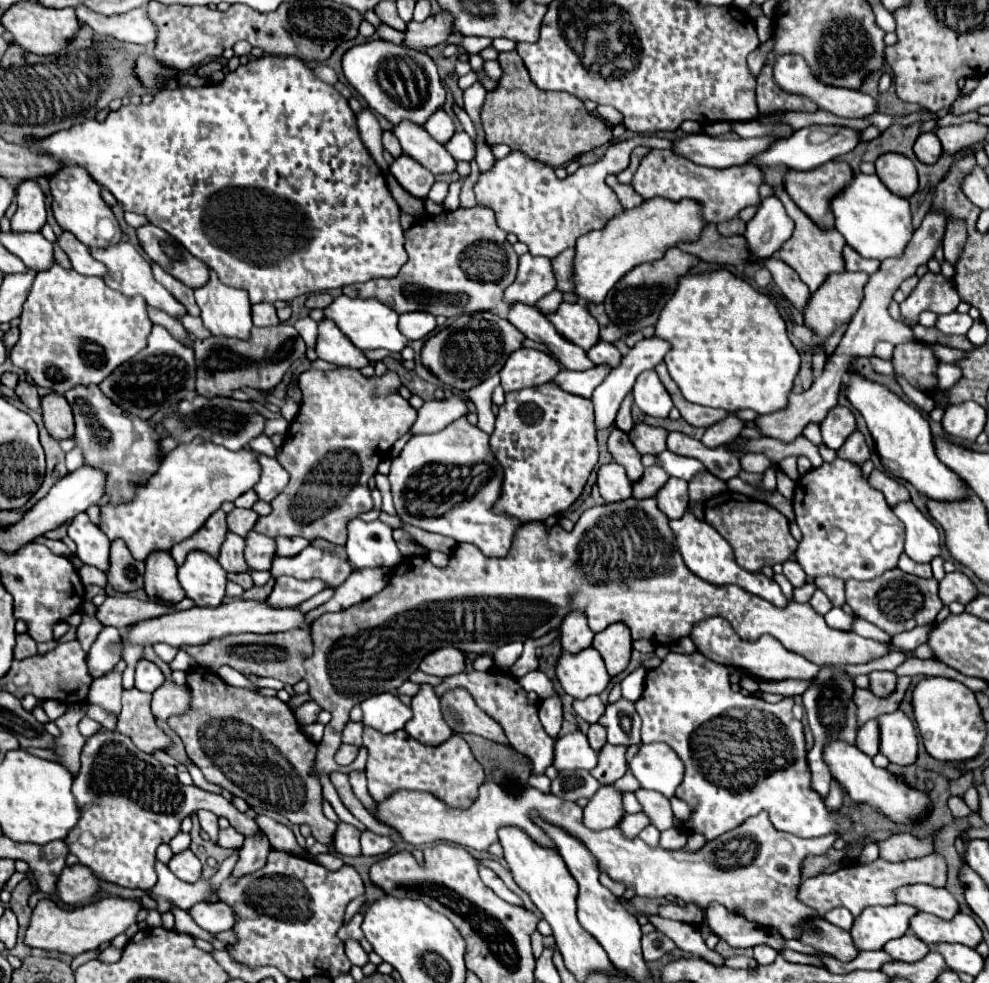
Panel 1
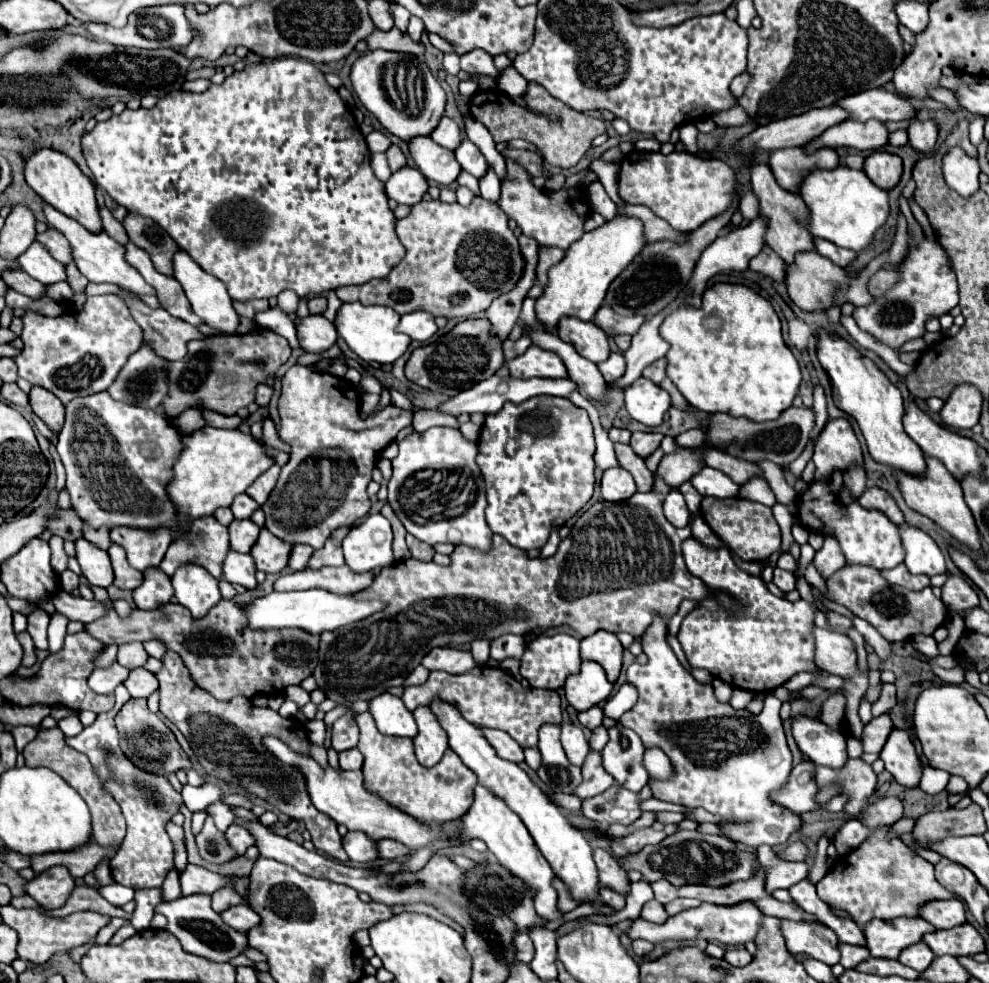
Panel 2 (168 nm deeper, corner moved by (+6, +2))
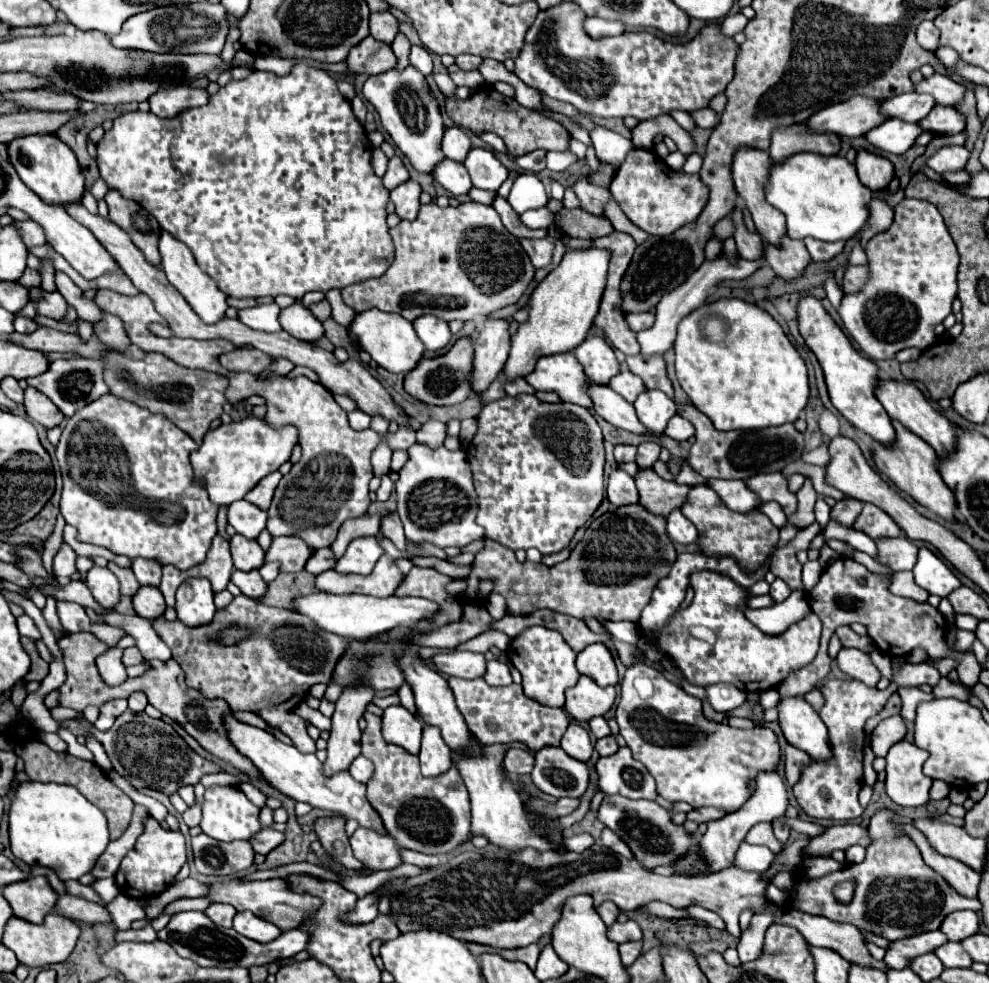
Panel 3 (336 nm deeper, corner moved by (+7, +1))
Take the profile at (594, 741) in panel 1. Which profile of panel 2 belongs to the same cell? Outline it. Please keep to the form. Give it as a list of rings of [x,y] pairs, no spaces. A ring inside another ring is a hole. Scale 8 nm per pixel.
[[[595,728],[591,738],[589,738],[589,744],[591,744],[591,750],[597,750],[601,752],[605,748],[605,744],[609,742],[609,734],[605,728]]]

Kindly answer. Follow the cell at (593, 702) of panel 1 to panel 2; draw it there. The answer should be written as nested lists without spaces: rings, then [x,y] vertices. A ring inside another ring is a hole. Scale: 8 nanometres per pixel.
[[[593,706],[593,708],[589,708],[587,712],[581,712],[581,714],[579,714],[579,722],[581,722],[585,728],[595,730],[595,728],[599,728],[601,722],[603,722],[603,710],[601,710],[599,706]]]

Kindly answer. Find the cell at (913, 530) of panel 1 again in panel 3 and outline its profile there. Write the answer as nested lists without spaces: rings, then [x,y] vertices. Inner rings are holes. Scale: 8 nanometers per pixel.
[[[928,547],[918,549],[918,561],[912,569],[914,579],[920,587],[924,587],[928,593],[946,597],[950,591],[958,589],[962,583],[958,577],[948,569],[948,565],[938,559]]]

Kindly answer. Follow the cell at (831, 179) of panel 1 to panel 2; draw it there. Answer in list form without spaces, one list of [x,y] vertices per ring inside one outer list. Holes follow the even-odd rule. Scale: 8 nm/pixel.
[[[785,148],[769,152],[769,168],[775,174],[775,180],[791,192],[799,190],[801,180],[809,170],[819,168],[837,168],[839,156],[833,148],[819,148],[815,152],[805,152],[803,148]]]

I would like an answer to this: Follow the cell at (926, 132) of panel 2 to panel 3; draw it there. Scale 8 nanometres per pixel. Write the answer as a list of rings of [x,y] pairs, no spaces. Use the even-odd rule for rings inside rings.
[[[934,105],[928,117],[918,121],[918,125],[922,131],[928,131],[934,135],[958,135],[960,131],[964,131],[964,117],[952,107]]]

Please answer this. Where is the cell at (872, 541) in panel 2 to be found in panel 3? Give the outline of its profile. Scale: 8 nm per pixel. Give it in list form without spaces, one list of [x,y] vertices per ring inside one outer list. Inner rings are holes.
[[[882,537],[880,541],[876,541],[876,549],[878,555],[874,557],[874,561],[888,571],[910,571],[916,563],[918,547],[908,537]]]

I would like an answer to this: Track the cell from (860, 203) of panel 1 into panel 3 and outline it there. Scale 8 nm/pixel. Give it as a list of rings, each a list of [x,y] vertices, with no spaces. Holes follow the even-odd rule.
[[[798,153],[782,165],[772,165],[770,181],[766,185],[766,199],[786,215],[788,237],[848,241],[870,219],[866,203],[872,201],[872,191],[858,181],[856,167],[844,157]]]

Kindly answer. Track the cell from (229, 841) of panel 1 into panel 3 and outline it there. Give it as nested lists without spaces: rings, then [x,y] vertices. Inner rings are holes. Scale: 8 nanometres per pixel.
[[[272,827],[268,829],[262,829],[260,833],[256,833],[256,837],[252,837],[252,841],[248,841],[252,845],[252,849],[256,853],[262,853],[266,855],[268,851],[272,851],[276,845],[280,845],[284,841],[284,833],[280,831],[274,831]]]

